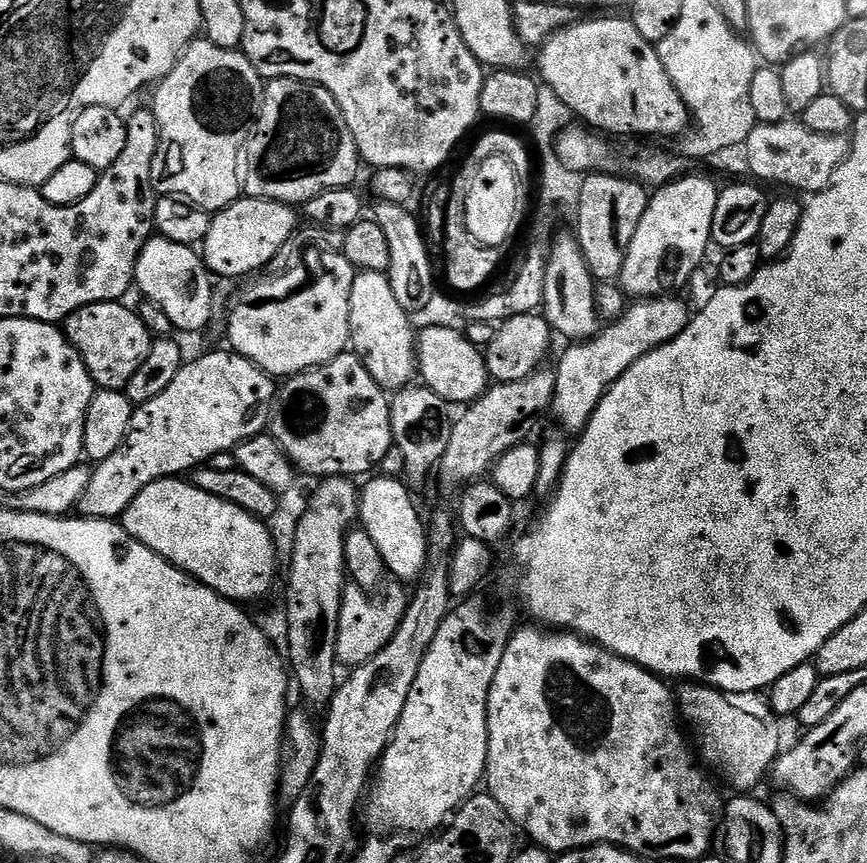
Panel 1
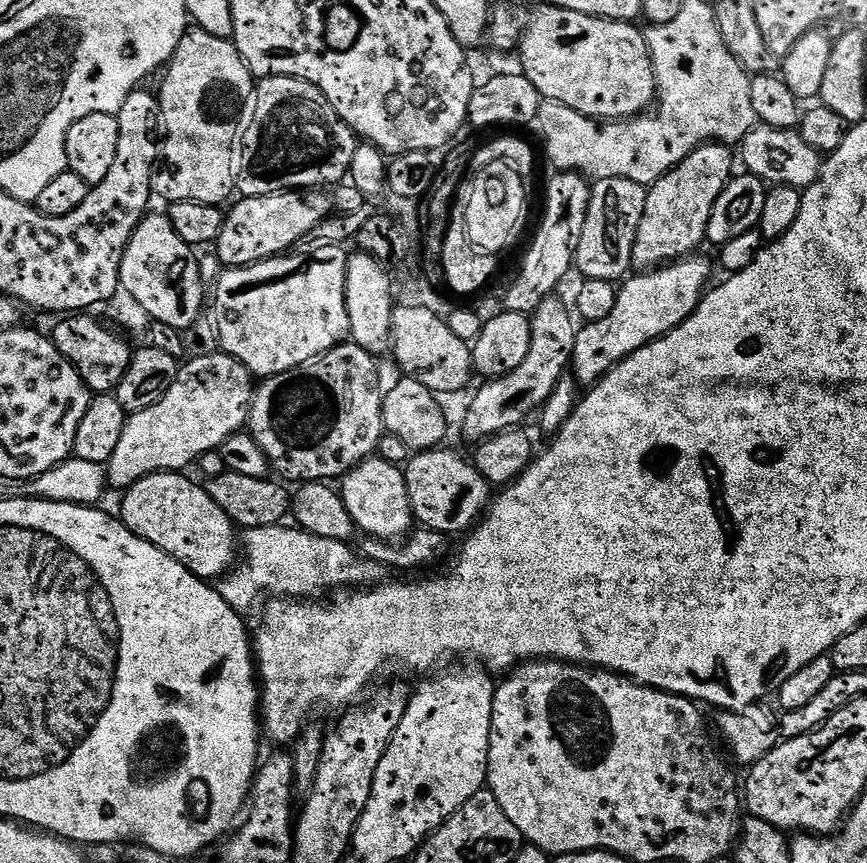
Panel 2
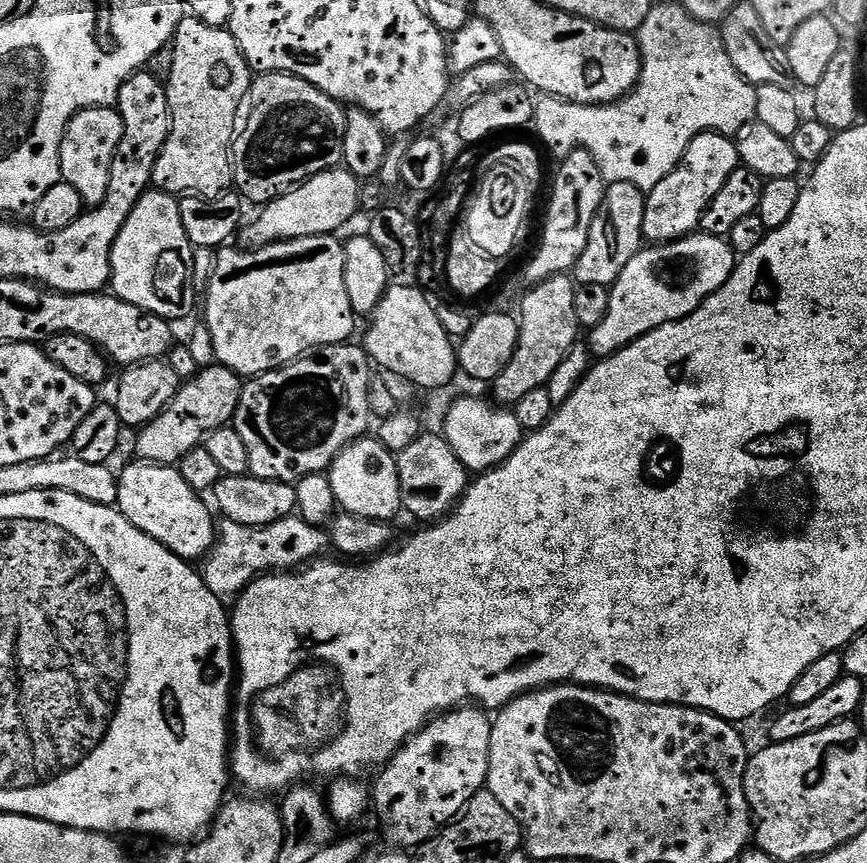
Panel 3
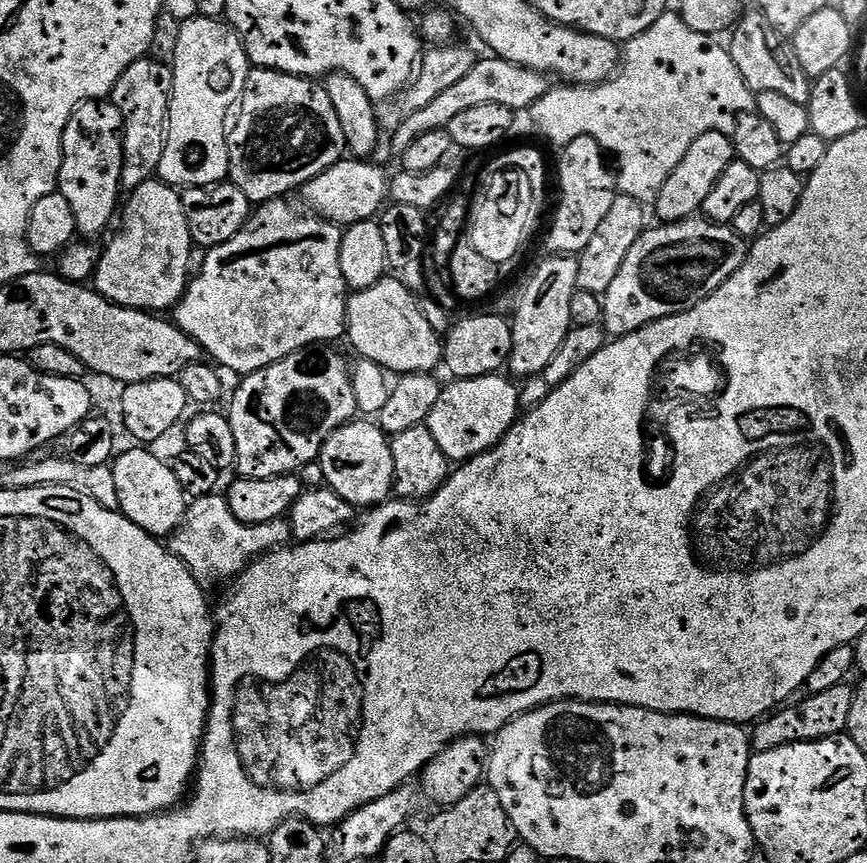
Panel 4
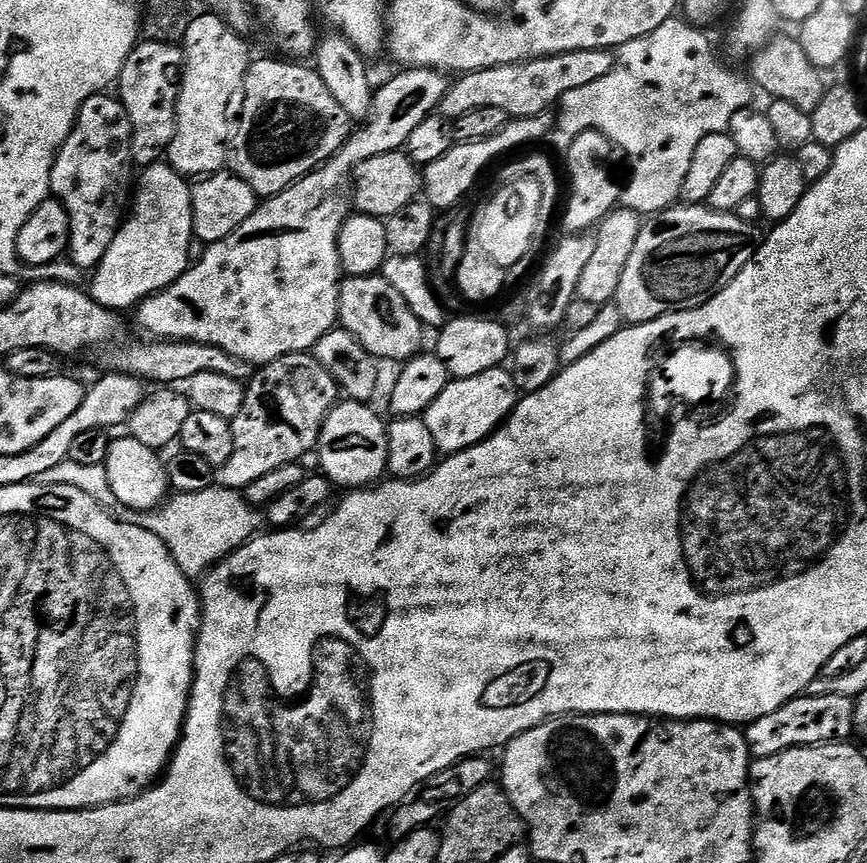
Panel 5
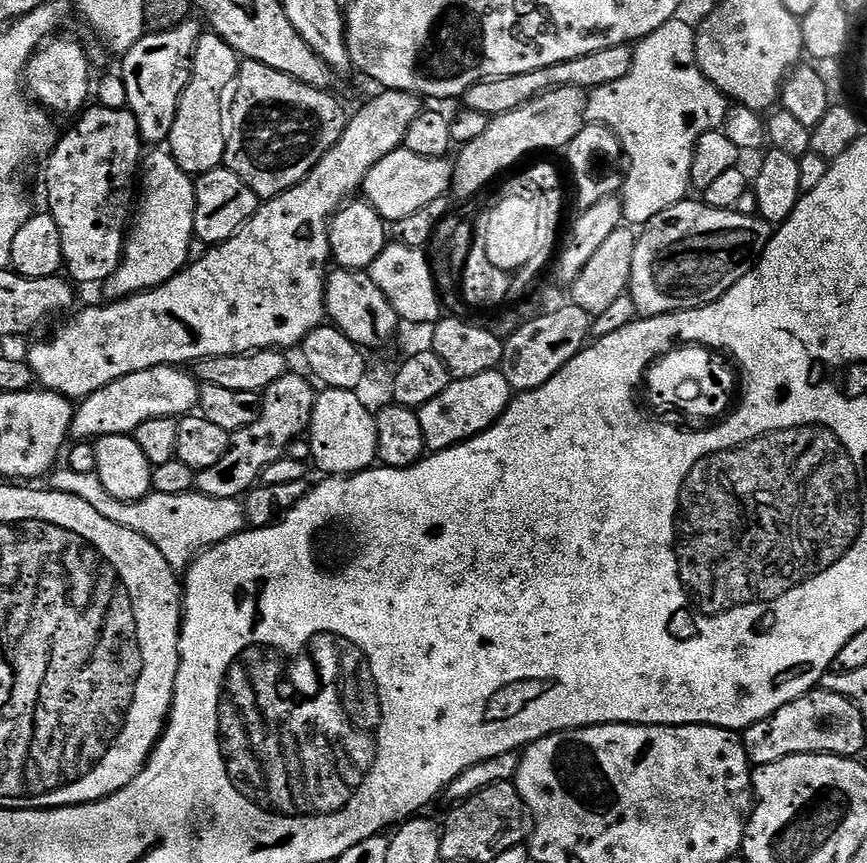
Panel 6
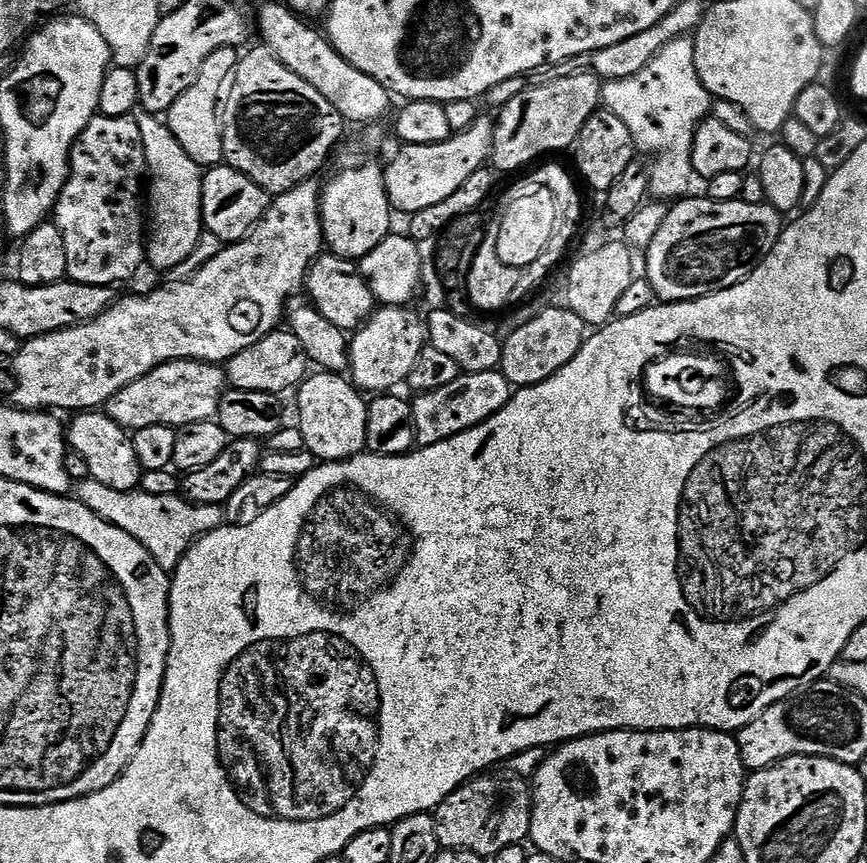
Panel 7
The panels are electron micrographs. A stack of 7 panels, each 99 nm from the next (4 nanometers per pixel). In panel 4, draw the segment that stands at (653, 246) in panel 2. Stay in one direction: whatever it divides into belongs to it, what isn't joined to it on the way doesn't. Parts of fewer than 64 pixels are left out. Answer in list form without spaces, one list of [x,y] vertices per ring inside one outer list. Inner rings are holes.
[[[707,132],[702,134],[686,150],[686,158],[678,162],[678,170],[666,178],[666,186],[658,193],[654,201],[657,221],[666,224],[676,224],[679,220],[691,220],[700,212],[702,202],[706,202],[706,197],[710,195],[710,190],[714,190],[714,182],[722,178],[722,173],[726,171],[726,166],[730,166],[732,160],[737,159],[736,148],[732,145],[732,137],[726,132]]]

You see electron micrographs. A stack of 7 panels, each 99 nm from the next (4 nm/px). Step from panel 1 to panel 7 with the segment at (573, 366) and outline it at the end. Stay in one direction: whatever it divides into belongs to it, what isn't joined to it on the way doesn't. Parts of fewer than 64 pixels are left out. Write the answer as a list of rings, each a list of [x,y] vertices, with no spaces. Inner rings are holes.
[[[681,198],[669,207],[666,218],[658,226],[658,232],[654,234],[646,250],[646,279],[655,299],[660,302],[677,304],[683,300],[697,300],[734,286],[739,280],[747,278],[764,261],[766,254],[774,250],[782,231],[781,213],[767,202],[751,205],[750,202],[740,199],[730,202],[718,202],[707,198],[688,199]]]

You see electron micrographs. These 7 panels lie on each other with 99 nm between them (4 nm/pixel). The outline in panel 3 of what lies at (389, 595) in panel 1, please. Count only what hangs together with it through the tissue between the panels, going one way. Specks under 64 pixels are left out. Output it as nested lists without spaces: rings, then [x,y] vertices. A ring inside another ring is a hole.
[[[299,514],[282,518],[282,522],[265,528],[238,526],[238,522],[221,519],[216,529],[216,543],[202,561],[202,575],[210,594],[232,602],[260,576],[299,570],[323,557],[329,548],[327,531],[304,521]]]

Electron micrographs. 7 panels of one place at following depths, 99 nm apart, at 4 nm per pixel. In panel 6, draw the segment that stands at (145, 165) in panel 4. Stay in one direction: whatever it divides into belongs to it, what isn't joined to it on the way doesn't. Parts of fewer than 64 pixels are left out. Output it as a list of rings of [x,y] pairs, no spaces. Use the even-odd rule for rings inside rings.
[[[189,18],[186,22],[174,26],[174,30],[148,32],[132,49],[123,53],[122,75],[128,99],[127,109],[138,122],[140,138],[145,145],[163,145],[170,130],[174,130],[180,96],[192,77],[192,55],[196,52],[196,41],[202,35],[201,21],[197,20]]]

